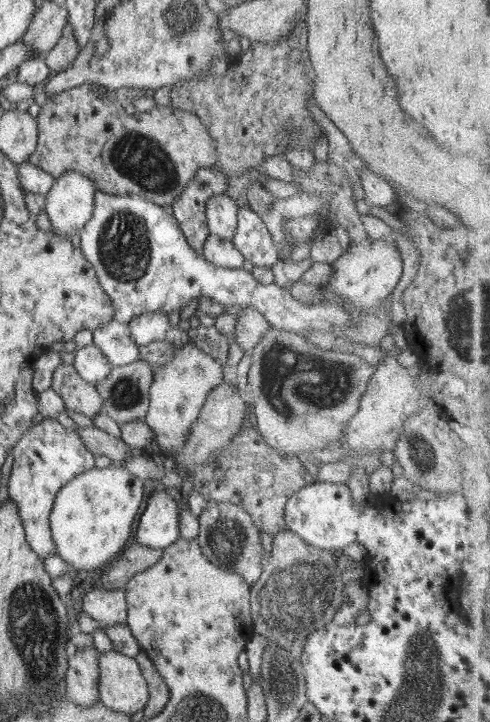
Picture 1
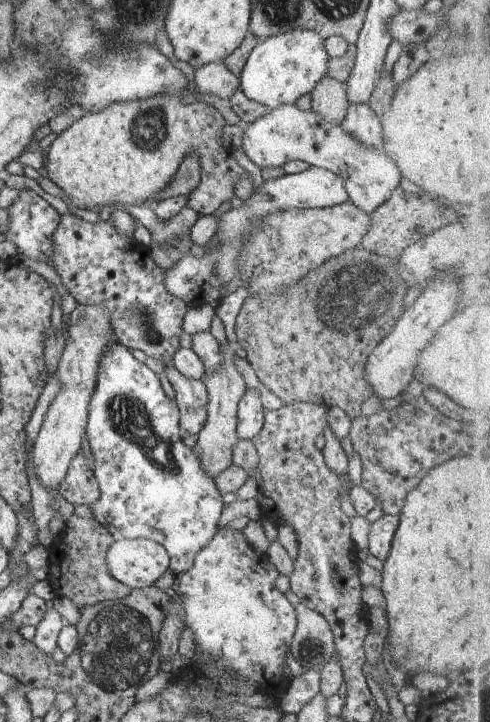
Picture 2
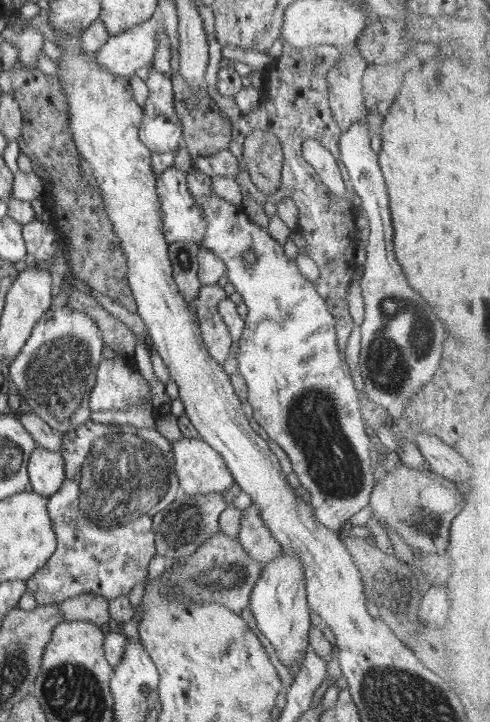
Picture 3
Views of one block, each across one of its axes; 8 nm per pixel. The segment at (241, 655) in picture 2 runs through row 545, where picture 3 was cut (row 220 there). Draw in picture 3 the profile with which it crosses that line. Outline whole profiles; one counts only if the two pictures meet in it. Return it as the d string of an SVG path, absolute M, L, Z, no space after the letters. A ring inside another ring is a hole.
M192 166L187 172L187 186L206 217L206 232L200 247L209 248L223 260L227 266L228 281L248 307L244 331L239 340L238 370L248 387L247 400L251 404L253 418L286 452L293 473L312 496L309 504L316 520L338 534L346 520L360 510L369 508L375 484L375 458L372 453L375 443L364 431L359 409L360 395L355 389L350 367L338 350L334 318L313 282L302 276L294 259L284 255L283 246L268 234L267 228L252 222L241 206L234 206L212 192L212 177ZM250 248L258 256L258 261L252 266L246 265L241 258L244 250Z

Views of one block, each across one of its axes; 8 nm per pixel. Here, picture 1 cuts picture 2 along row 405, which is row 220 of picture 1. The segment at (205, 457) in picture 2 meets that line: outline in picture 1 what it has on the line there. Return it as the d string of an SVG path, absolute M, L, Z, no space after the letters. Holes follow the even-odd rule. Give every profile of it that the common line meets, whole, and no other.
M214 195L206 203L205 215L210 235L231 240L237 229L238 205L229 195Z

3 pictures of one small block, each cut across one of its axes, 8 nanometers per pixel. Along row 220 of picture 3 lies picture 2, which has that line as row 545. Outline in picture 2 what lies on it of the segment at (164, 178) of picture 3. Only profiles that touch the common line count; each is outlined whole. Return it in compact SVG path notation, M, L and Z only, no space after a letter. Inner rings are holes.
M114 340L101 356L96 386L88 405L87 427L85 430L91 453L95 458L94 474L98 481L101 495L100 498L89 508L92 516L110 531L110 534L117 541L118 539L152 539L161 544L169 554L169 568L175 573L176 577L192 568L196 555L212 540L219 528L219 518L223 513L223 507L226 505L222 502L222 493L216 488L213 480L202 470L201 462L193 448L186 446L180 437L179 428L179 408L174 399L170 399L162 389L160 379L146 364L138 361L132 355L132 350L124 346L118 340Z

